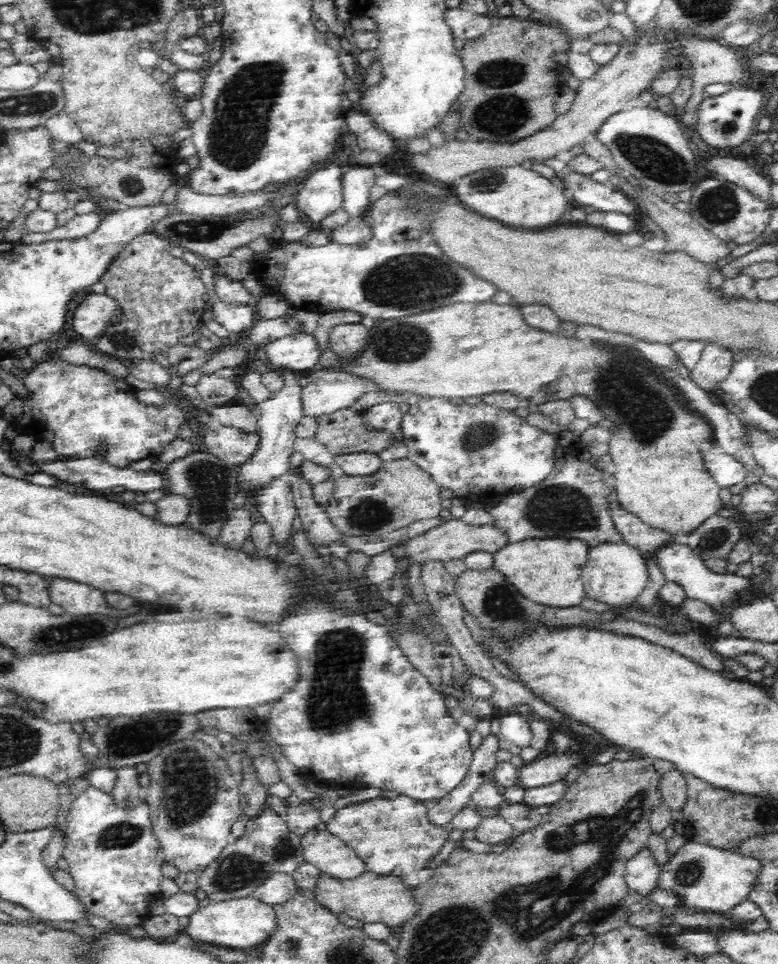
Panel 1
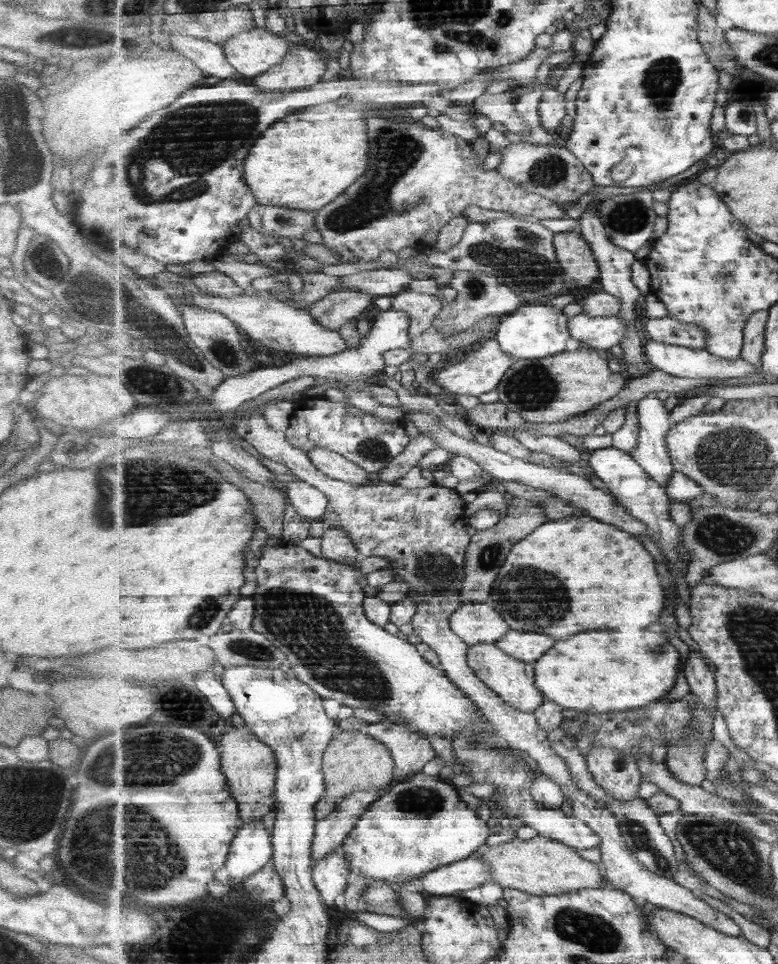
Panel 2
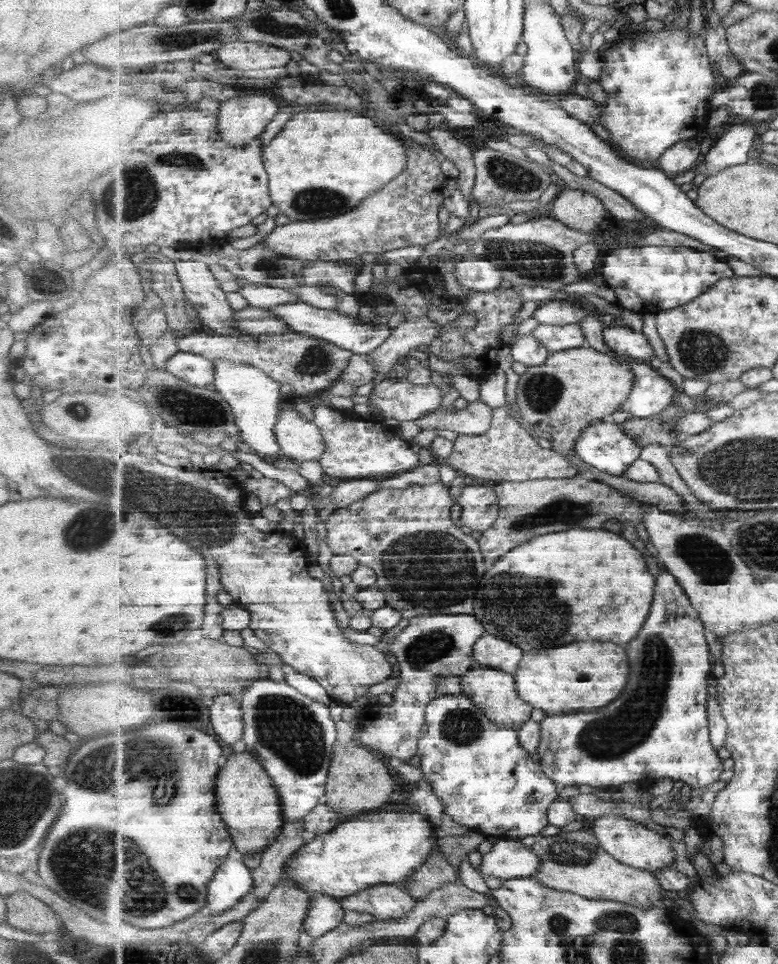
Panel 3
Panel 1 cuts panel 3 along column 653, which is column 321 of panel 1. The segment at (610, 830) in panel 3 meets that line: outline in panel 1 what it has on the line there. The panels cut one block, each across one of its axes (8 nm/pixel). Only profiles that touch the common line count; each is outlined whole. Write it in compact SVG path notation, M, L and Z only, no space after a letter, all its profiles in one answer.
M328 829L304 832L300 835L300 848L304 860L330 877L347 880L367 872L364 861Z

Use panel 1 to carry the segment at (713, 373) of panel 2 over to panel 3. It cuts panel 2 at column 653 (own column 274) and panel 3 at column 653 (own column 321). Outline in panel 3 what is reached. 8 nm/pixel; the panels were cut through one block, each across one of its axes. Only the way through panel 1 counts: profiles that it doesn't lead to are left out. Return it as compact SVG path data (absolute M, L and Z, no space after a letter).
M607 326L603 330L603 339L607 346L623 357L649 363L655 356L655 350L649 344L649 338L642 331L636 331L628 326Z

